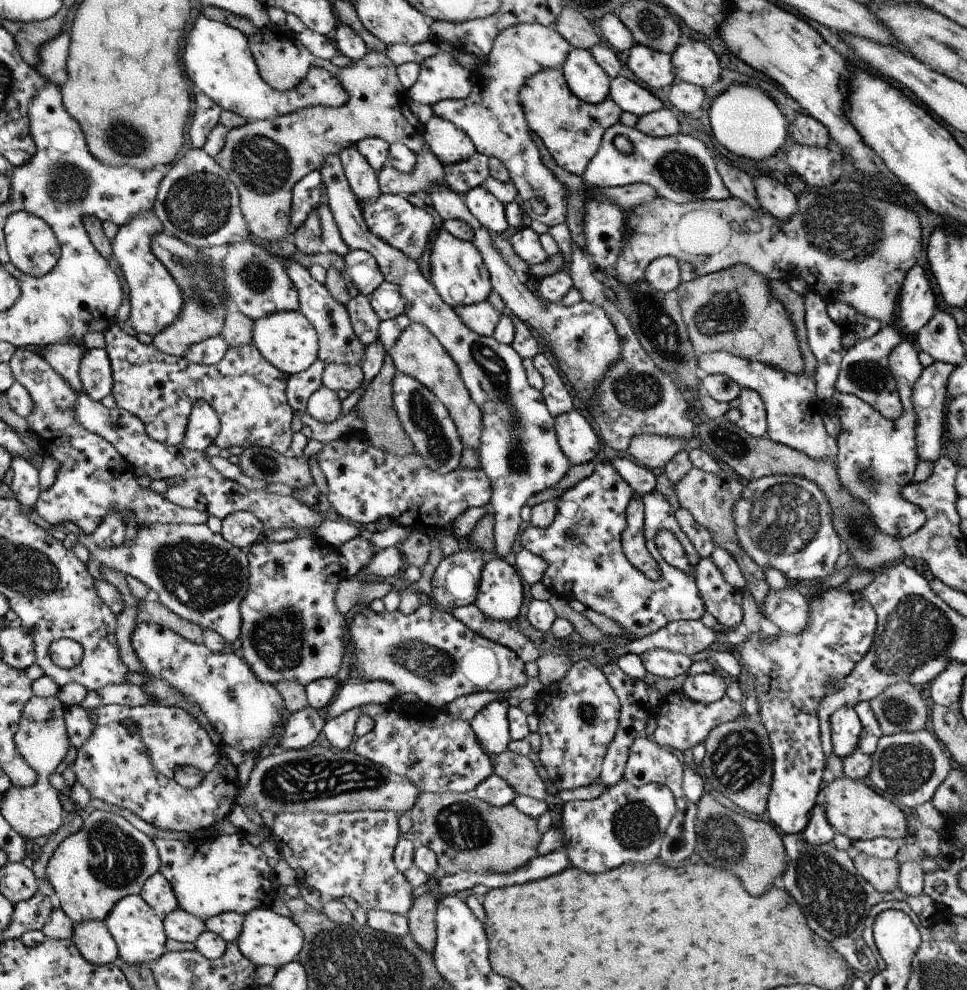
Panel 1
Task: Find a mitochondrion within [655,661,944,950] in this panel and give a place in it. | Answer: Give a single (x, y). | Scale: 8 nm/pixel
(830, 893)

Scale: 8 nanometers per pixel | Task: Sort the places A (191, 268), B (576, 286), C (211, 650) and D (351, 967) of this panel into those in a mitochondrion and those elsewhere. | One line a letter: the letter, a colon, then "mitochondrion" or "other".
A: mitochondrion
B: other
C: other
D: mitochondrion

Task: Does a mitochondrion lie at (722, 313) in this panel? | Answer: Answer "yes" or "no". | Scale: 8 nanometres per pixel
yes

